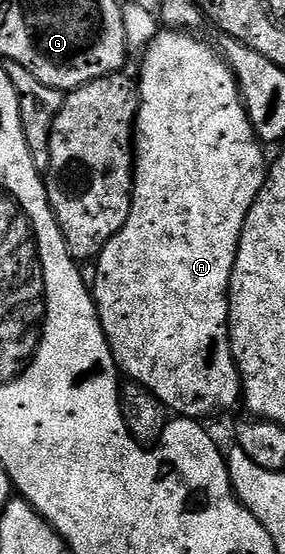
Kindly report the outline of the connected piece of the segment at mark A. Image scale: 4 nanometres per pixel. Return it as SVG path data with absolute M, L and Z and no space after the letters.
M163 29L143 52L141 56L143 68L140 69L139 75L137 74L140 104L139 113L135 116L137 134L133 140L135 156L133 206L123 228L109 240L105 249L97 257L99 276L93 292L95 308L105 337L109 341L109 349L115 358L116 367L130 382L138 383L144 390L154 394L168 412L196 421L207 421L210 415L219 415L231 407L230 401L223 399L223 359L219 356L219 343L227 345L231 341L227 324L229 317L227 290L231 284L231 274L237 257L239 238L245 225L245 217L253 201L261 193L269 170L268 160L263 160L264 144L259 142L259 136L256 135L249 121L243 97L239 93L239 82L235 80L235 75L231 72L226 58L216 48L215 51L209 44L202 43L190 30Z

